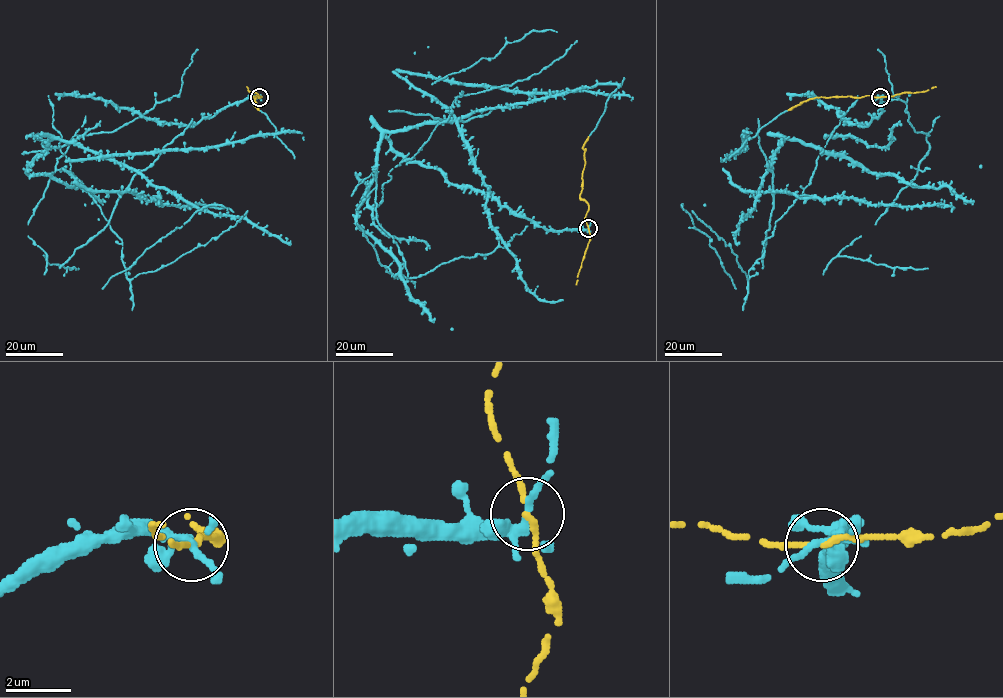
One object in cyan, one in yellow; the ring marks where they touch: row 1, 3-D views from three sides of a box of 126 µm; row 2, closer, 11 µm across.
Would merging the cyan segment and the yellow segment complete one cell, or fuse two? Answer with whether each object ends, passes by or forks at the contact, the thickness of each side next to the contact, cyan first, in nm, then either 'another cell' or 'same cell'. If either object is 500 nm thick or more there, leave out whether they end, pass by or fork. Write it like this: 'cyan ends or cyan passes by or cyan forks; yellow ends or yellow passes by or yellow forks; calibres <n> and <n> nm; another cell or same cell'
cyan forks; yellow passes by; calibres 190 and 170 nm; same cell

